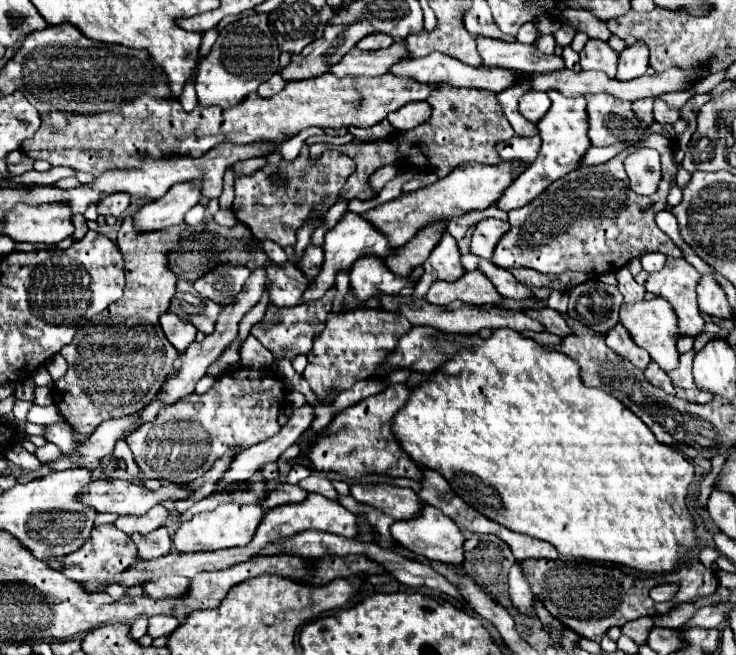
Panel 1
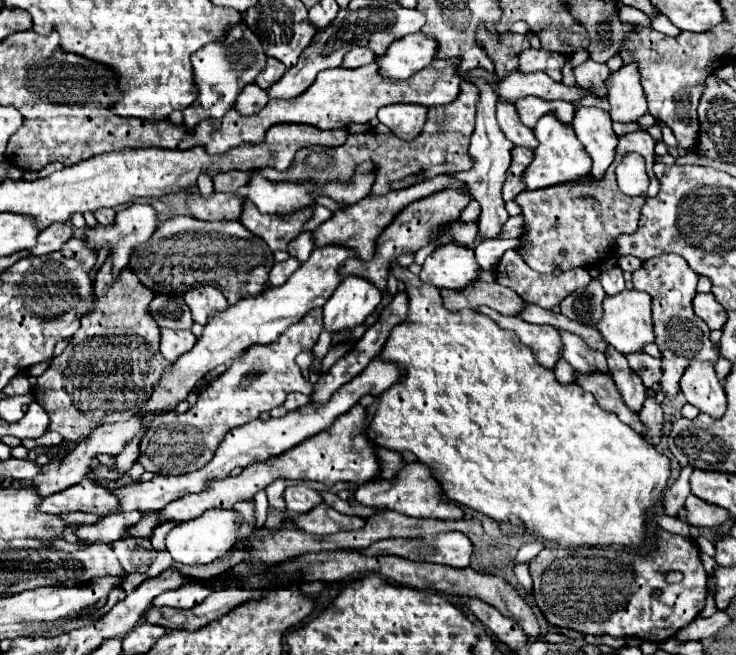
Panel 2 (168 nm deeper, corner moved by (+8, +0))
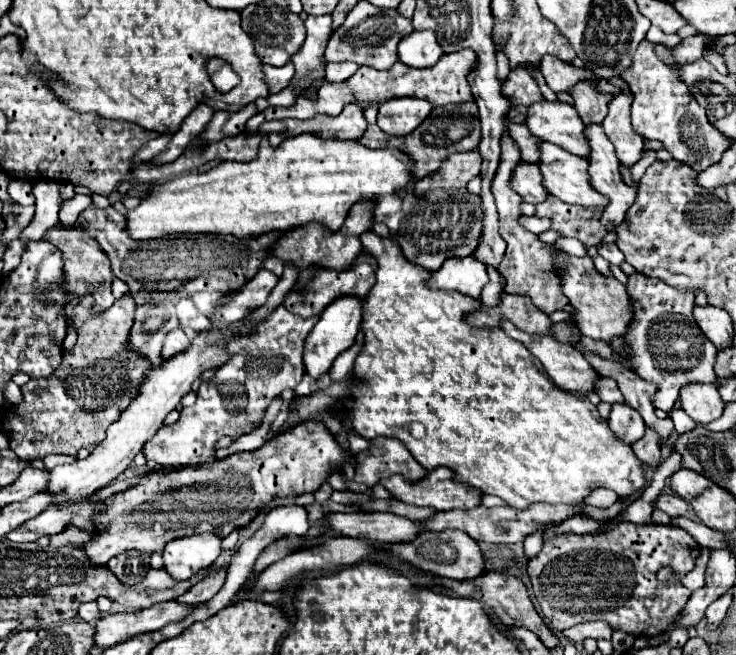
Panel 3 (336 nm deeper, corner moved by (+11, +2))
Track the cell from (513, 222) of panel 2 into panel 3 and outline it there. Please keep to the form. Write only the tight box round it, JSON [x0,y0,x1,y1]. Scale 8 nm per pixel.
[518,216,550,234]

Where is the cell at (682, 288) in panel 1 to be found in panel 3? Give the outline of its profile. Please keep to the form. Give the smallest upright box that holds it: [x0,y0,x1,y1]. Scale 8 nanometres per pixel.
[624,274,716,410]

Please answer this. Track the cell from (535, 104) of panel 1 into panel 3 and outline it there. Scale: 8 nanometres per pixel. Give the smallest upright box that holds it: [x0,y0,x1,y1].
[526,100,588,158]

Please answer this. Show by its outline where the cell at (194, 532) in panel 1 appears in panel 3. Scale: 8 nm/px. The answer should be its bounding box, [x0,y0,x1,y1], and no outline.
[164,532,222,580]

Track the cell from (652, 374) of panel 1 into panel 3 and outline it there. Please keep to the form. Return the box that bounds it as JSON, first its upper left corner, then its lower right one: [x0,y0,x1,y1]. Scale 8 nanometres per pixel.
[634,428,660,466]

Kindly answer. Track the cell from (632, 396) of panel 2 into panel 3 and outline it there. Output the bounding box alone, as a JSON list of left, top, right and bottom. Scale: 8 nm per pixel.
[610,402,644,442]

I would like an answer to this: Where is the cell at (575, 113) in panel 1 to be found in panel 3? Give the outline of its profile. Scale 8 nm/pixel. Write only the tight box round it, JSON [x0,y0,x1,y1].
[540,142,608,206]

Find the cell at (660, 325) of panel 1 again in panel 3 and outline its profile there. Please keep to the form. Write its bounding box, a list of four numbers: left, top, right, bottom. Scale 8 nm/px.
[554,254,634,342]

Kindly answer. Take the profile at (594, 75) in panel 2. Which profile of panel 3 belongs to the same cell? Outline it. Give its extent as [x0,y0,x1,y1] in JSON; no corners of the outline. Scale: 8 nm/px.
[572,80,612,124]

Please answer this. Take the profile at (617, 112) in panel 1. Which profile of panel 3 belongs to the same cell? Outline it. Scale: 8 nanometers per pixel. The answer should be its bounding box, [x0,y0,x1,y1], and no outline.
[584,124,636,243]

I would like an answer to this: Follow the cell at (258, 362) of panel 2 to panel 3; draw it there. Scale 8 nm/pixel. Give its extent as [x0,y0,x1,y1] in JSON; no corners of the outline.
[142,304,318,468]

